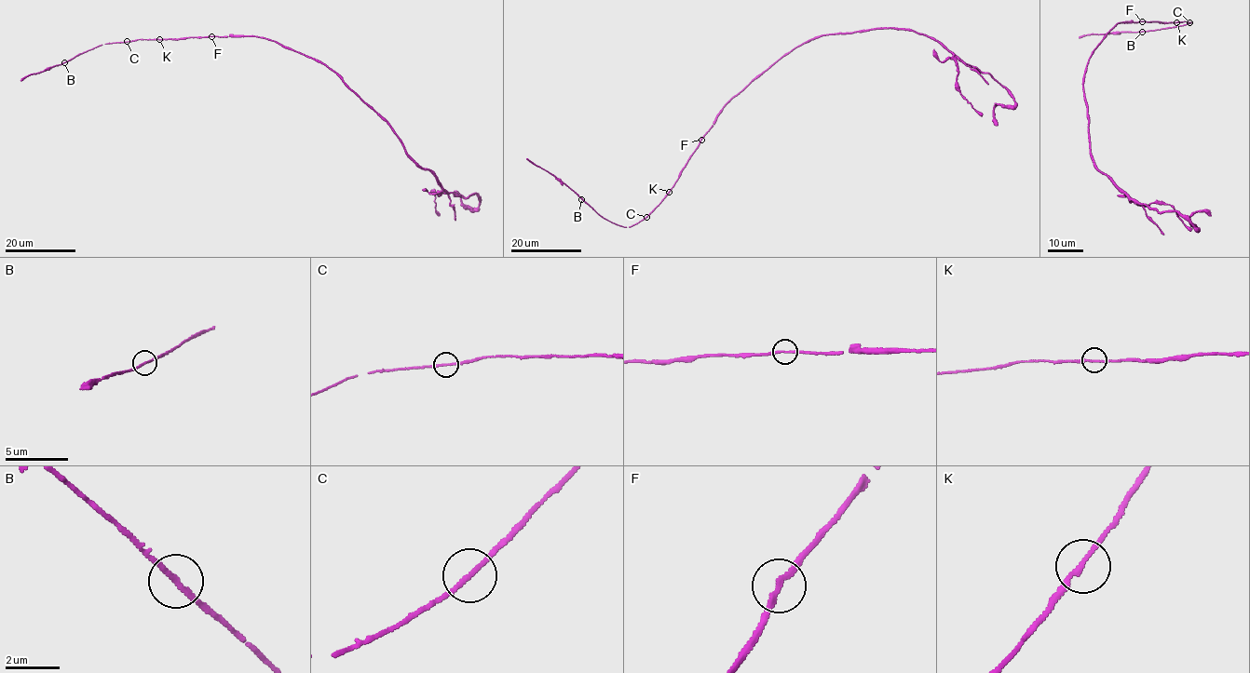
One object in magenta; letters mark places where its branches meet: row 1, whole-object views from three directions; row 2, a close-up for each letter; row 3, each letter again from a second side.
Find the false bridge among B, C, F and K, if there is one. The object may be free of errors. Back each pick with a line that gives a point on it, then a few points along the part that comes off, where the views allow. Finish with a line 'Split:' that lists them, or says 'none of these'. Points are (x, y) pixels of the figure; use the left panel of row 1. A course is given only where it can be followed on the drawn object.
Split: none of these

